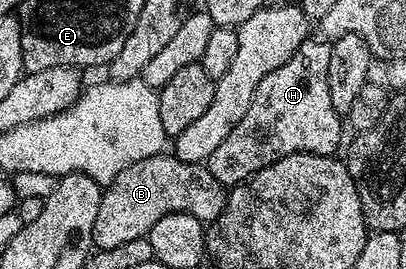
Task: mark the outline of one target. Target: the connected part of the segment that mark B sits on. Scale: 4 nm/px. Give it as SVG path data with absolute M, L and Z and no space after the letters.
M160 152L149 159L138 160L135 164L129 164L129 168L125 168L125 170L117 175L111 183L105 186L103 199L101 200L101 208L97 208L97 220L93 224L93 236L91 237L92 243L98 248L117 248L117 244L126 244L129 240L148 237L153 228L153 224L157 224L157 220L161 220L161 216L169 216L170 214L188 214L201 223L210 224L214 222L217 216L221 216L221 212L227 203L227 196L228 191L218 182L218 180L216 180L213 176L213 172L207 170L206 165L185 163L181 161L181 159L172 156L170 153Z

